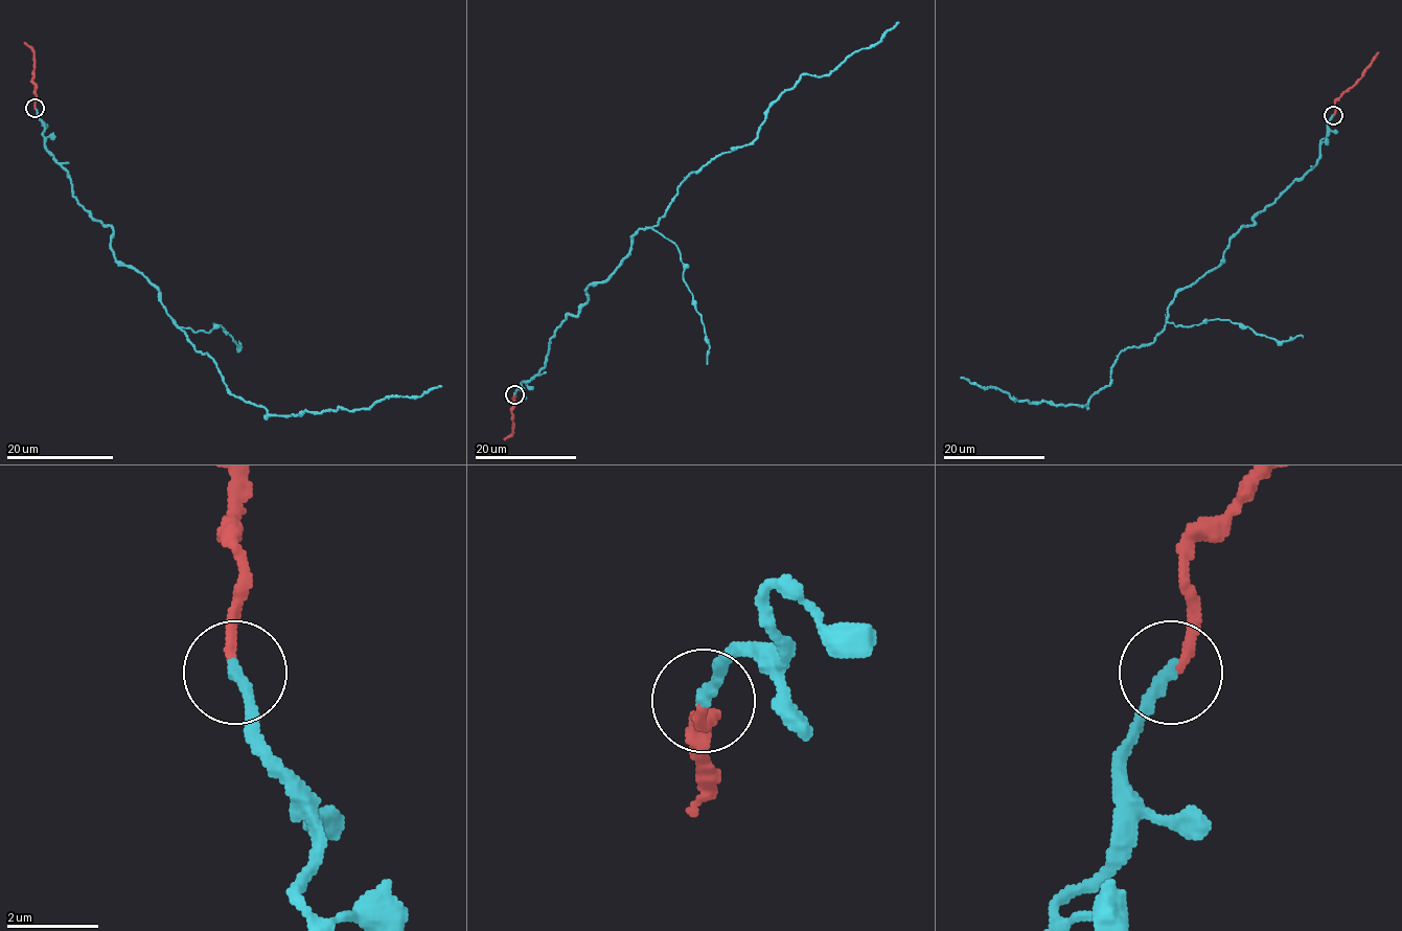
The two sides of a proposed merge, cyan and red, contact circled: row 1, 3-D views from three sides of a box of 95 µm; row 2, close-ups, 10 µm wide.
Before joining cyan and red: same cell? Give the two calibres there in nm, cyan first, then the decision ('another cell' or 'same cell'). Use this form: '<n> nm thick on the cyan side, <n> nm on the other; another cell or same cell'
280 nm thick on the cyan side, 200 nm on the other; same cell

